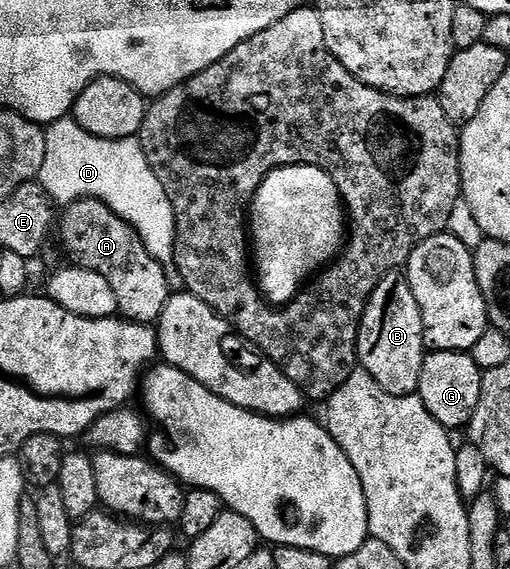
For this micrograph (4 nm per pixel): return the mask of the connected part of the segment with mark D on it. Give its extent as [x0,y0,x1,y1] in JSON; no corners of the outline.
[38,116,178,262]

